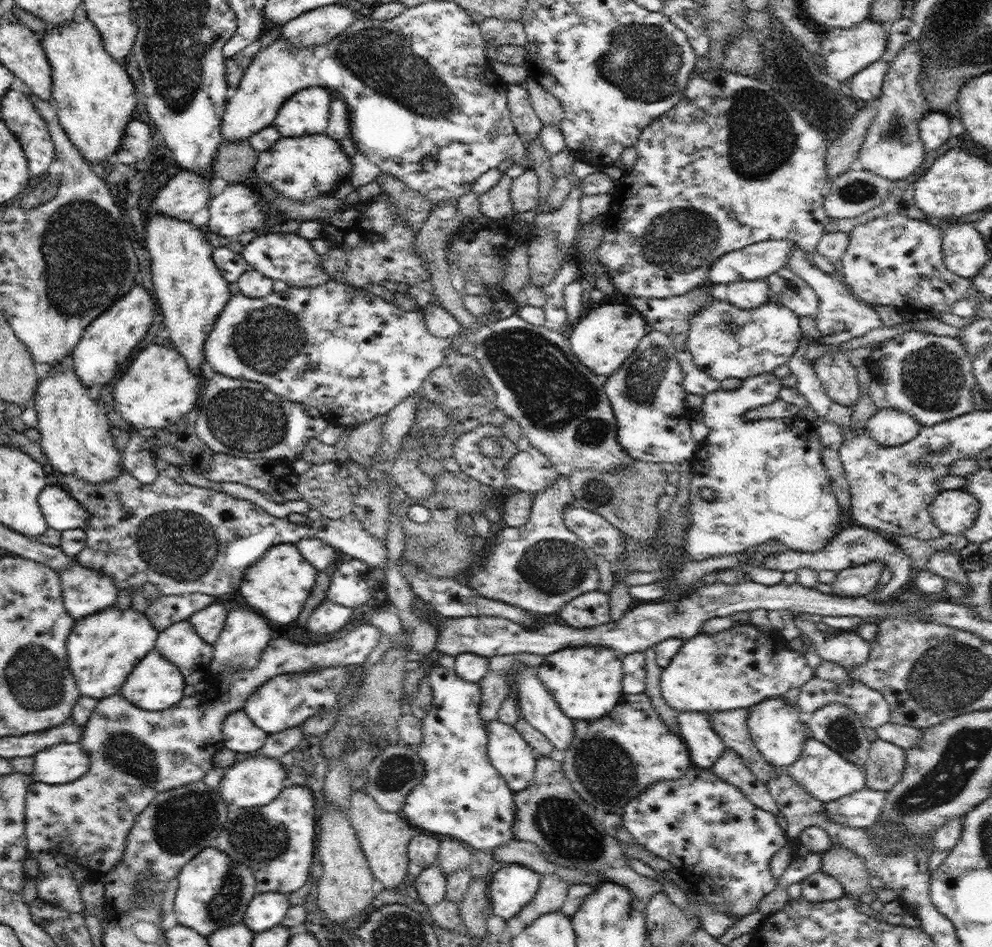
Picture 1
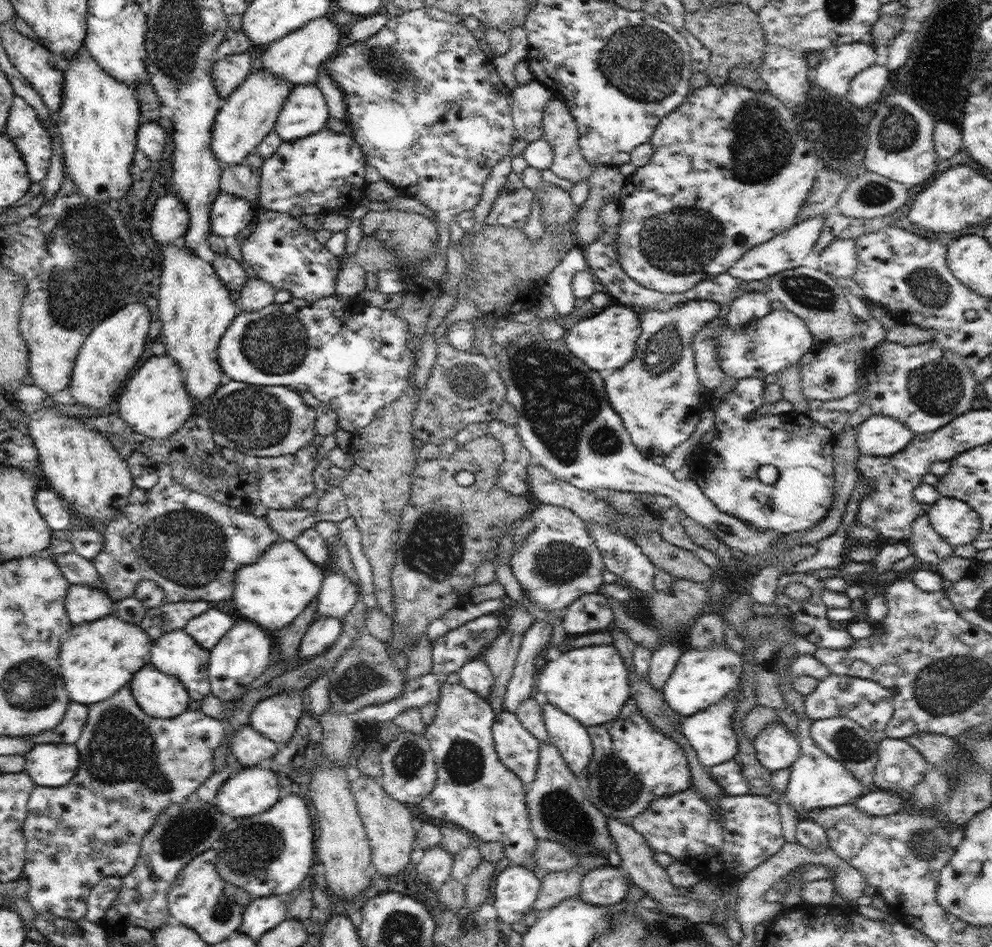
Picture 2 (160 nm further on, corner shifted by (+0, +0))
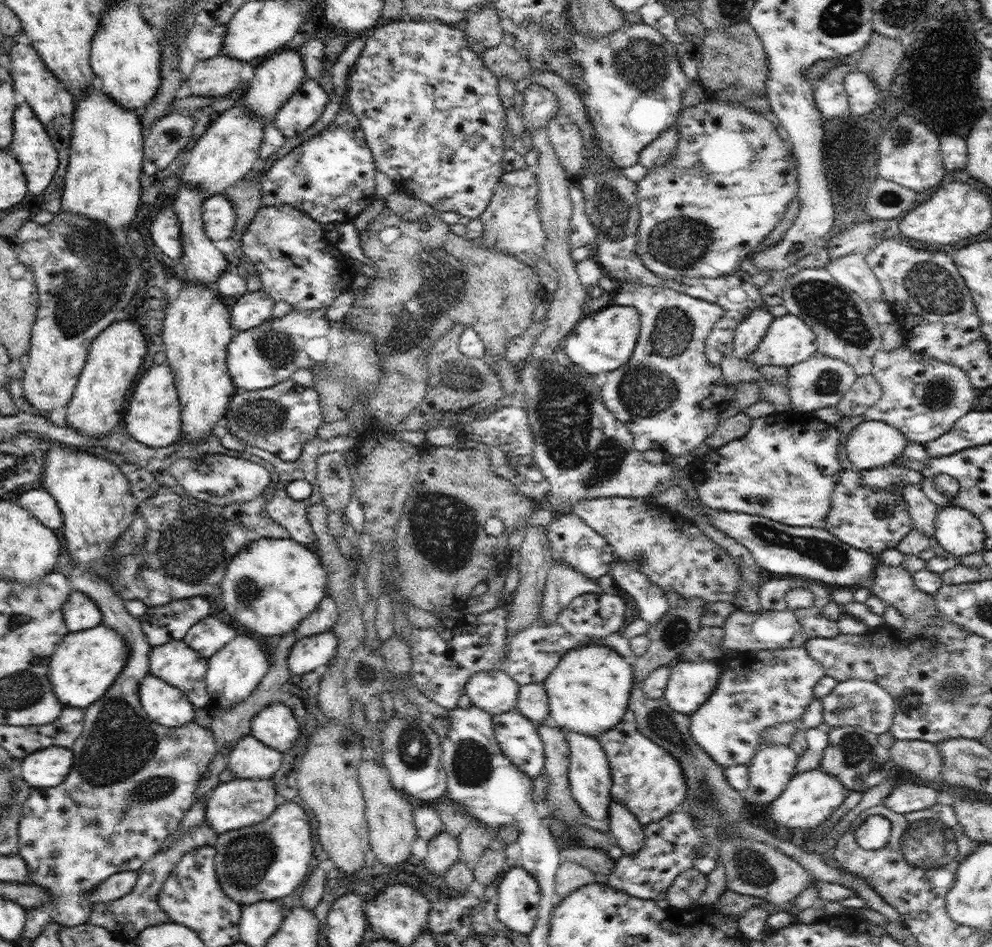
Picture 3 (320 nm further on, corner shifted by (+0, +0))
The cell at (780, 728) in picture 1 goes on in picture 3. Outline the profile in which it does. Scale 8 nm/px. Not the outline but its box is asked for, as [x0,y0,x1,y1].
[741,742,799,806]

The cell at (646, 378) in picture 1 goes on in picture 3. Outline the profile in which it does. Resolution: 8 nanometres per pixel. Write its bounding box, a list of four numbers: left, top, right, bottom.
[600,283,736,457]

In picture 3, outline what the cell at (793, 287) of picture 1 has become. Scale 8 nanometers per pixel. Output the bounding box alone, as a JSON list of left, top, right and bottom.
[781,268,882,377]

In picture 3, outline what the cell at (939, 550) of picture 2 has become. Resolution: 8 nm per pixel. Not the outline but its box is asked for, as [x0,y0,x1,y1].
[904,484,939,543]

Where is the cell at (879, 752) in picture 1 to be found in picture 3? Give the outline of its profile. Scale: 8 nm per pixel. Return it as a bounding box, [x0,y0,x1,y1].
[889,740,943,781]

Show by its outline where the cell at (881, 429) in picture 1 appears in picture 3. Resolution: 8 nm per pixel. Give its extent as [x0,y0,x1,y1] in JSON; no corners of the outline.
[846,420,910,471]

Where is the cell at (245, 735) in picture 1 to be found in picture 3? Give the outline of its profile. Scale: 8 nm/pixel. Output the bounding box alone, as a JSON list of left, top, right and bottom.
[228,735,283,779]

